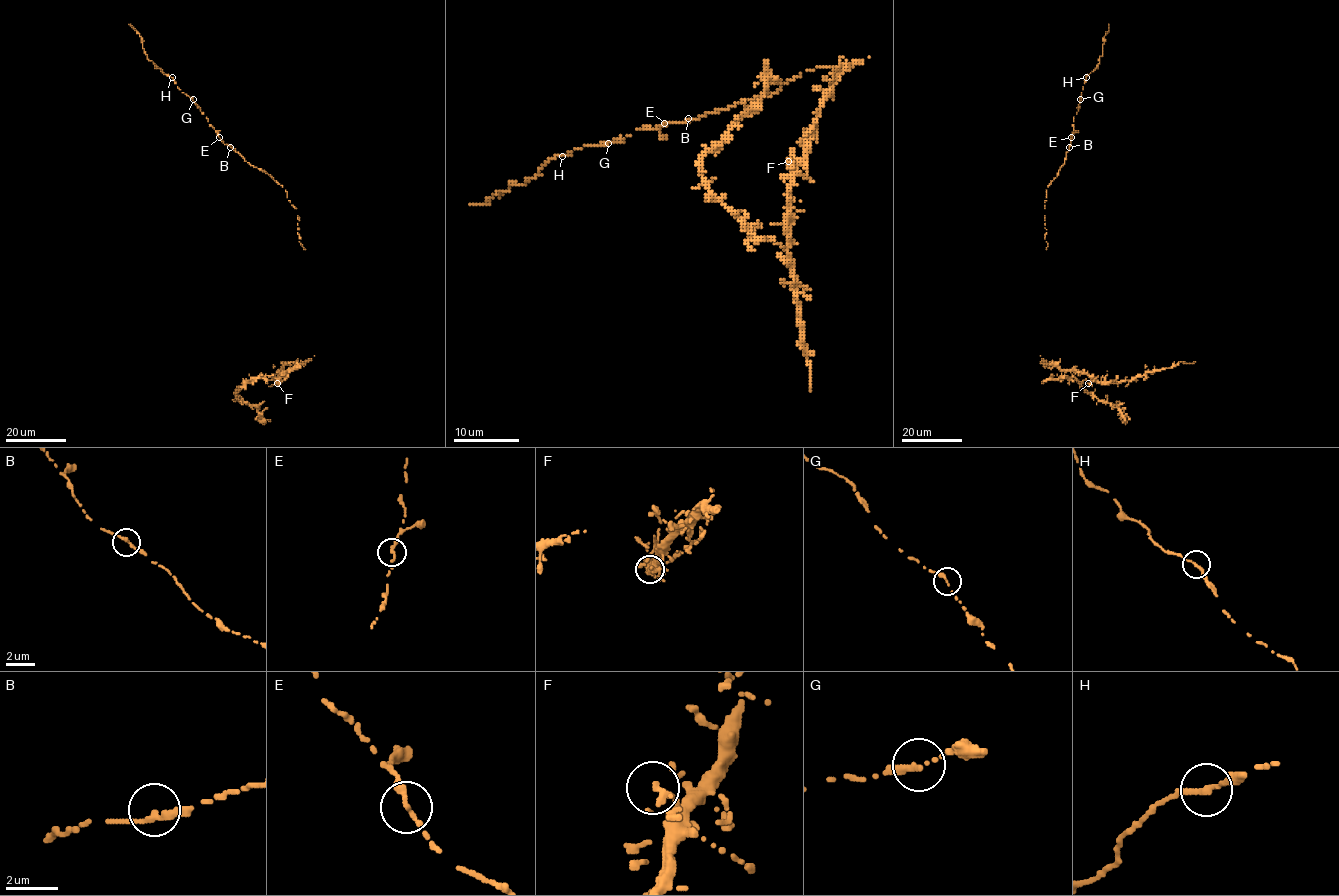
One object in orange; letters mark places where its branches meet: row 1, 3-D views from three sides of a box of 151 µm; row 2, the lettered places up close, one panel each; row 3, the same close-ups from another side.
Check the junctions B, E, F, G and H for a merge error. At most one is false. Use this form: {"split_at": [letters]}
{"split_at": []}

